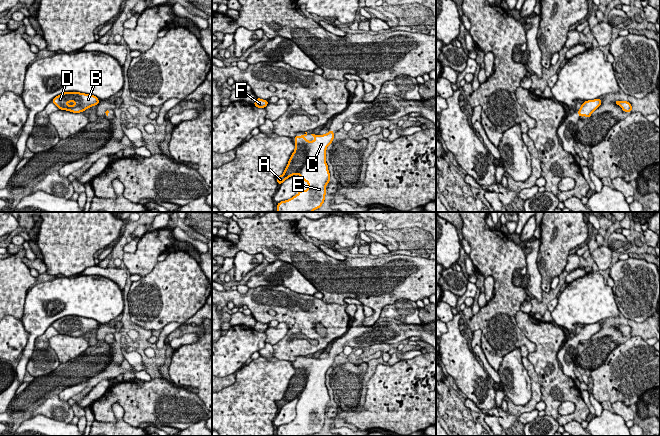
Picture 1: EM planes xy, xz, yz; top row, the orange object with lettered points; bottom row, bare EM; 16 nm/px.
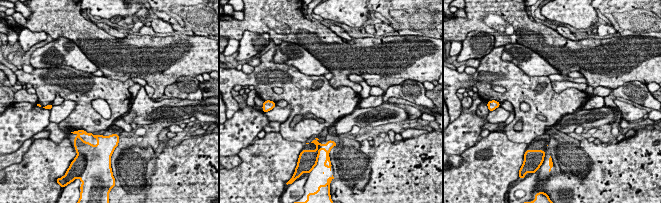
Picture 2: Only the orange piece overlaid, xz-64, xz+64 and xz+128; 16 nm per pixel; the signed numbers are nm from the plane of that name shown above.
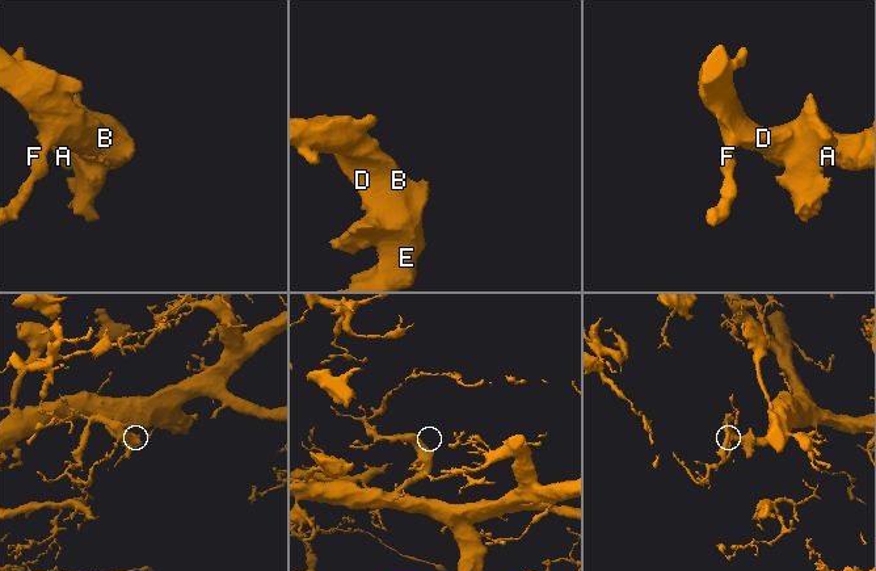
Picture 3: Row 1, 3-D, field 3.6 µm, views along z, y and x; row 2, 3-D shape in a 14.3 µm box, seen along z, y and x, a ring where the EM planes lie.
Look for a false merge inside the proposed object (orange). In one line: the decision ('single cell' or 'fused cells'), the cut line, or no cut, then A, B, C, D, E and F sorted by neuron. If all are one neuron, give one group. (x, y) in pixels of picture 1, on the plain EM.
single cell; cut none; groups A B C D E F

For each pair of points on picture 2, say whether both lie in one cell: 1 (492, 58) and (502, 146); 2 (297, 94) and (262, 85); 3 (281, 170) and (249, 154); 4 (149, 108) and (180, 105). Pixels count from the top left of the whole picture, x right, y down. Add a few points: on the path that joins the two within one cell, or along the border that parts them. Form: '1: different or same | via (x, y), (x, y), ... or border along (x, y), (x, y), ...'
1: different | border along (504, 134), (512, 141), (526, 143)
2: same | via (288, 85), (285, 82), (271, 82)
3: same | via (273, 164), (266, 164), (257, 159)
4: same | via (157, 109), (172, 109)

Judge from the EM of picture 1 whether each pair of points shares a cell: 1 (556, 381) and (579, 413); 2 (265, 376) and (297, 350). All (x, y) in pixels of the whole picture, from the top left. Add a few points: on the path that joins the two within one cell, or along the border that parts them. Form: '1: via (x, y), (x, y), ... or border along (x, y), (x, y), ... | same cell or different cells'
1: via (564, 389), (579, 405) | same cell
2: border along (275, 357), (290, 362) | different cells

